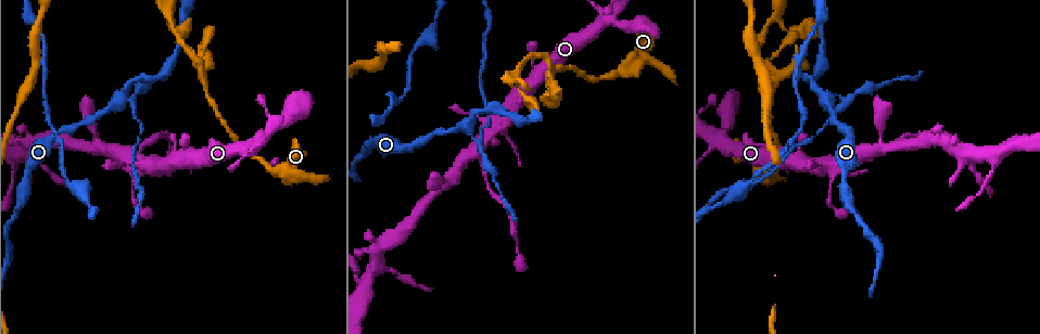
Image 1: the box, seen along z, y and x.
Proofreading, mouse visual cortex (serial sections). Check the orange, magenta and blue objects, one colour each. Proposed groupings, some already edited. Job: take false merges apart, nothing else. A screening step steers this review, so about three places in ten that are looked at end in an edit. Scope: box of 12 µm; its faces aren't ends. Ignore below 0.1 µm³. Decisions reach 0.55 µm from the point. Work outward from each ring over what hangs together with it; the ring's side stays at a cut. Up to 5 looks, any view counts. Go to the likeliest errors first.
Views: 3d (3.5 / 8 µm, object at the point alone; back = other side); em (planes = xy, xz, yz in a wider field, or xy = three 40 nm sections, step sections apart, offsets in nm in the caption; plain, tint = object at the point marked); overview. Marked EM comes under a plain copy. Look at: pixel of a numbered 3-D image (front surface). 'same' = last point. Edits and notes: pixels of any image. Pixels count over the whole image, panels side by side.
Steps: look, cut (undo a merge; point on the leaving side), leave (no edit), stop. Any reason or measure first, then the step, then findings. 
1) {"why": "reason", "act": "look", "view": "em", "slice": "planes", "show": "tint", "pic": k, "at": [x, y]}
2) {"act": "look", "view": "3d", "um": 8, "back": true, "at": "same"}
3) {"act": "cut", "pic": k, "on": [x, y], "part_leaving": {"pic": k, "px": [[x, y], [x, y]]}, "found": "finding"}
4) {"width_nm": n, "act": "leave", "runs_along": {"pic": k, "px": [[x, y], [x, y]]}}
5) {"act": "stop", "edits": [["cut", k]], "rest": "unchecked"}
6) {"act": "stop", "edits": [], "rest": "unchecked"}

{"why": "arms part here", "act": "look", "view": "3d", "um": 8, "pic": 1, "at": [480, 156]}

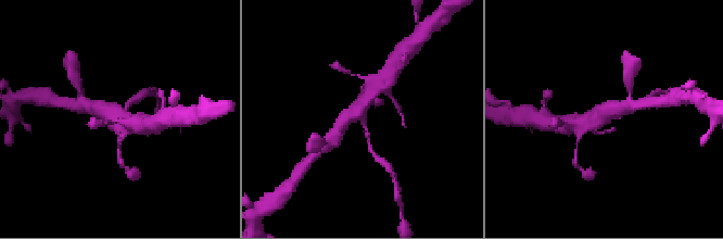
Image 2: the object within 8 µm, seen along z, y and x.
{"arms": 3, "arm_widths_nm": [150, 400, 450], "why": "shape alone is not enough", "act": "look", "view": "em", "slice": "xy", "step": 2, "show": "tint", "pic": 2, "at": [360, 115]}

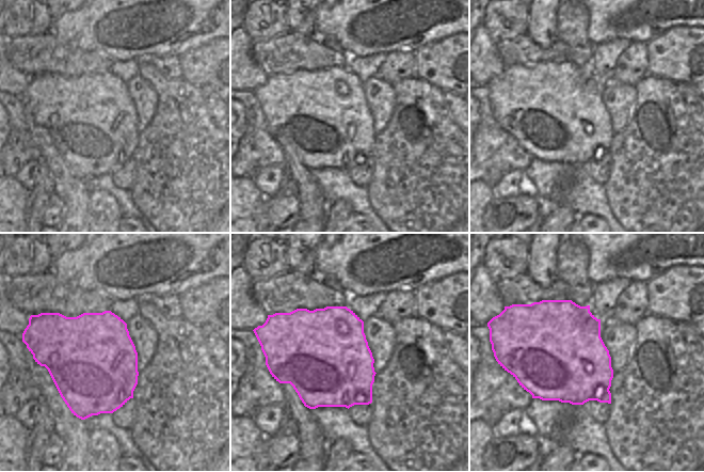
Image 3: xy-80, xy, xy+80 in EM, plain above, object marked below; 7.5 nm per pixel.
{"act": "leave", "runs_along": {"pic": 2, "px": [[375, 88], [335, 134]]}, "found": "one cell here"}

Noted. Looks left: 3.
{"why": "three arms meet", "act": "look", "view": "3d", "um": 3.5, "back": true, "pic": 1, "at": [554, 68]}

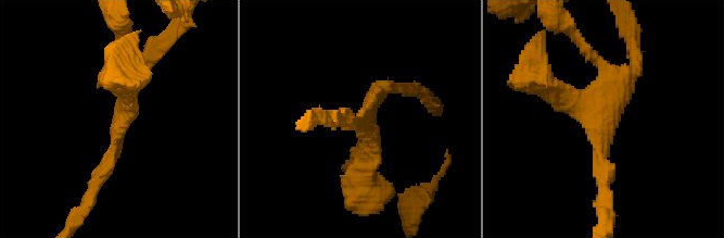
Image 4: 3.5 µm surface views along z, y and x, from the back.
{"arms": 3, "arm_widths_nm": [200, 250, 250], "act": "look", "view": "em", "slice": "xy", "step": 5, "show": "tint", "pic": 4, "at": [116, 128]}

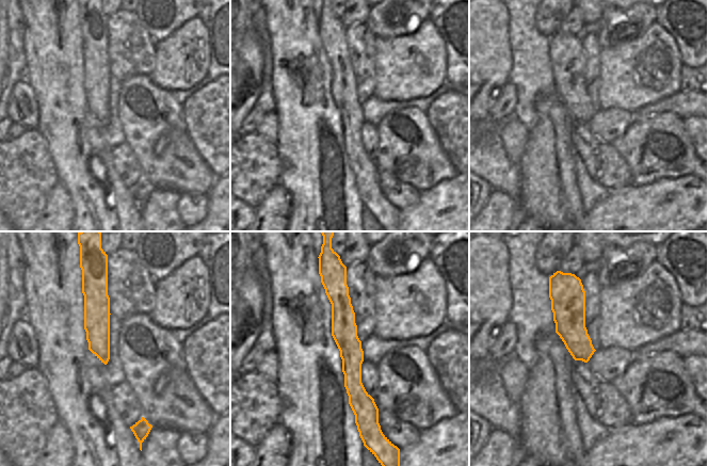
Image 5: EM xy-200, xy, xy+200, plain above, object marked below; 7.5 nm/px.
{"act": "leave", "runs_along": {"pic": 5, "px": [[341, 280], [358, 421]]}, "found": "continuous, no second cell"}

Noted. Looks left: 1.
{"act": "stop", "edits": [], "rest": "unchecked"}

